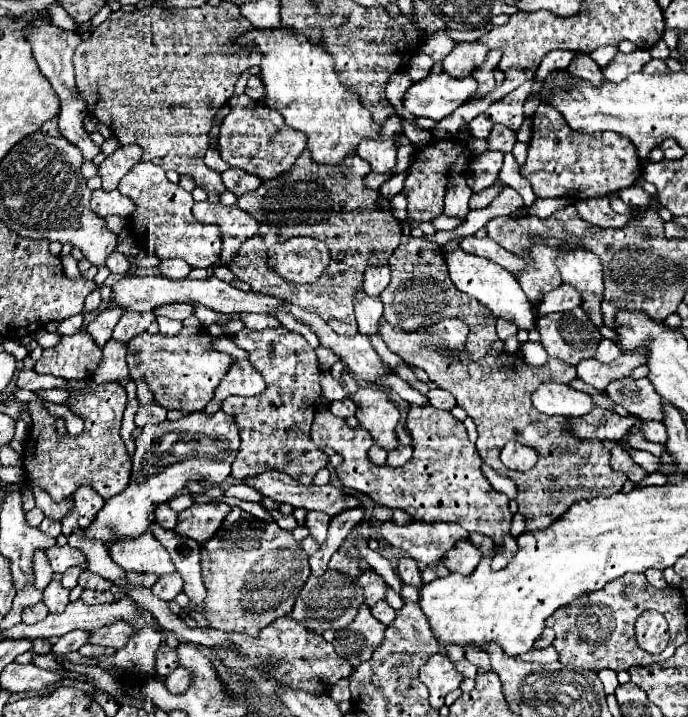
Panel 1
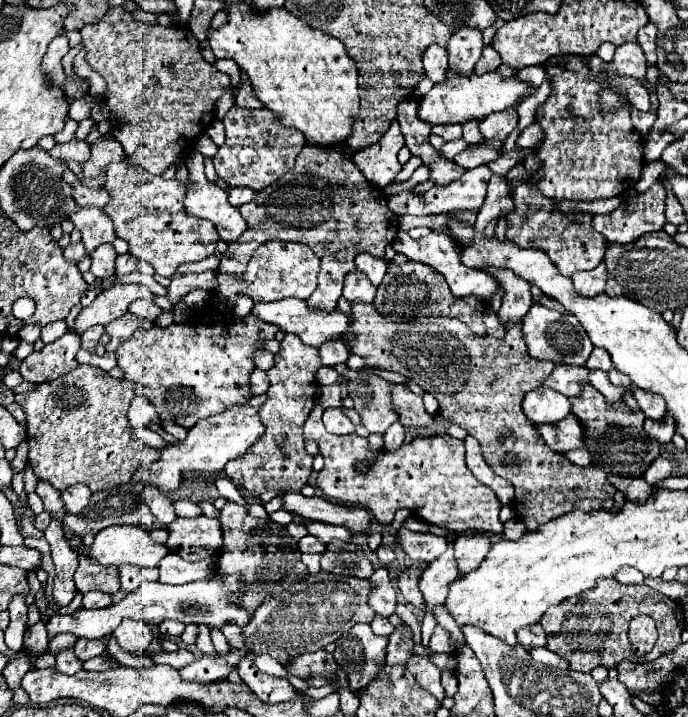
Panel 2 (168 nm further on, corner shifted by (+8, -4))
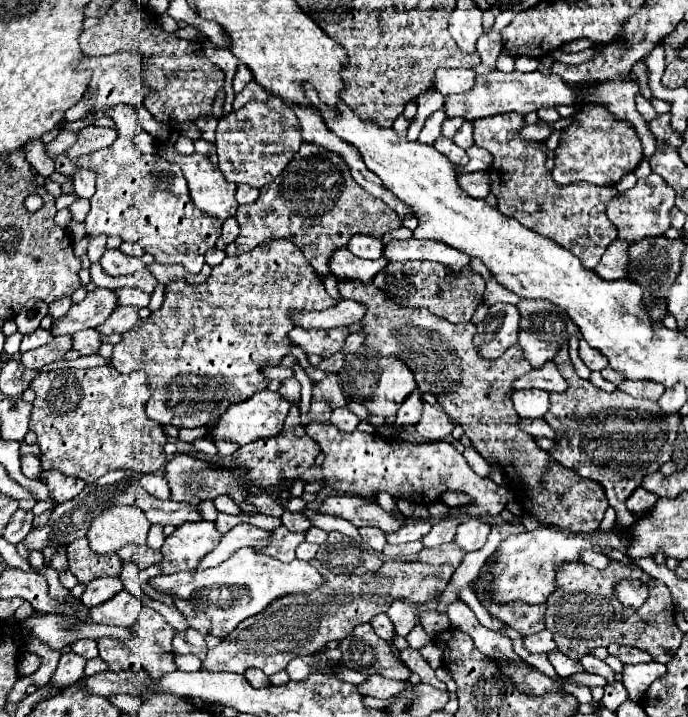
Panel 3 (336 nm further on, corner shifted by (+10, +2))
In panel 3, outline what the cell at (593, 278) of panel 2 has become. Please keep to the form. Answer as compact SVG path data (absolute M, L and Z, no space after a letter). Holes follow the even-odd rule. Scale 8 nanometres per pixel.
M615 239L605 255L601 257L597 269L593 269L601 279L607 279L607 281L613 281L613 279L623 279L625 277L625 267L627 267L627 247L629 243L621 241L621 239Z

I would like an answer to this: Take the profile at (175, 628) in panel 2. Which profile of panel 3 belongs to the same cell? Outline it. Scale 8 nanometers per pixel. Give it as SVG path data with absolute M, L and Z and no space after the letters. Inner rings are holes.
M187 627L187 629L183 631L183 635L185 635L185 639L187 639L187 643L189 643L189 645L193 645L193 647L205 647L203 635L201 635L197 629Z

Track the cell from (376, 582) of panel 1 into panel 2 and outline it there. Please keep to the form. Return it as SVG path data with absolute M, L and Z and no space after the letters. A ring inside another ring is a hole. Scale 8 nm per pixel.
M379 567L373 577L369 579L369 583L373 585L373 591L369 595L369 605L383 617L391 617L395 613L397 607L397 593L391 585L387 567Z

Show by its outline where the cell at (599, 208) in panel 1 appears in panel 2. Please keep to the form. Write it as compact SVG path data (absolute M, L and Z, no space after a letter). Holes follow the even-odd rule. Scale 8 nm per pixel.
M655 181L647 191L623 201L615 211L611 211L607 215L595 215L593 217L595 231L603 233L609 243L621 243L621 245L633 243L639 237L643 237L645 233L661 231L665 225L665 197L667 197L667 189L663 187L663 183Z

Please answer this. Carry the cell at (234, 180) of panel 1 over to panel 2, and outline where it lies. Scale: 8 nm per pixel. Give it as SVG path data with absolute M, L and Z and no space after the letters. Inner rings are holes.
M233 187L233 189L229 189L229 203L231 203L233 207L245 205L245 203L249 203L253 197L255 197L255 191L251 191L251 189L247 189L247 187Z

